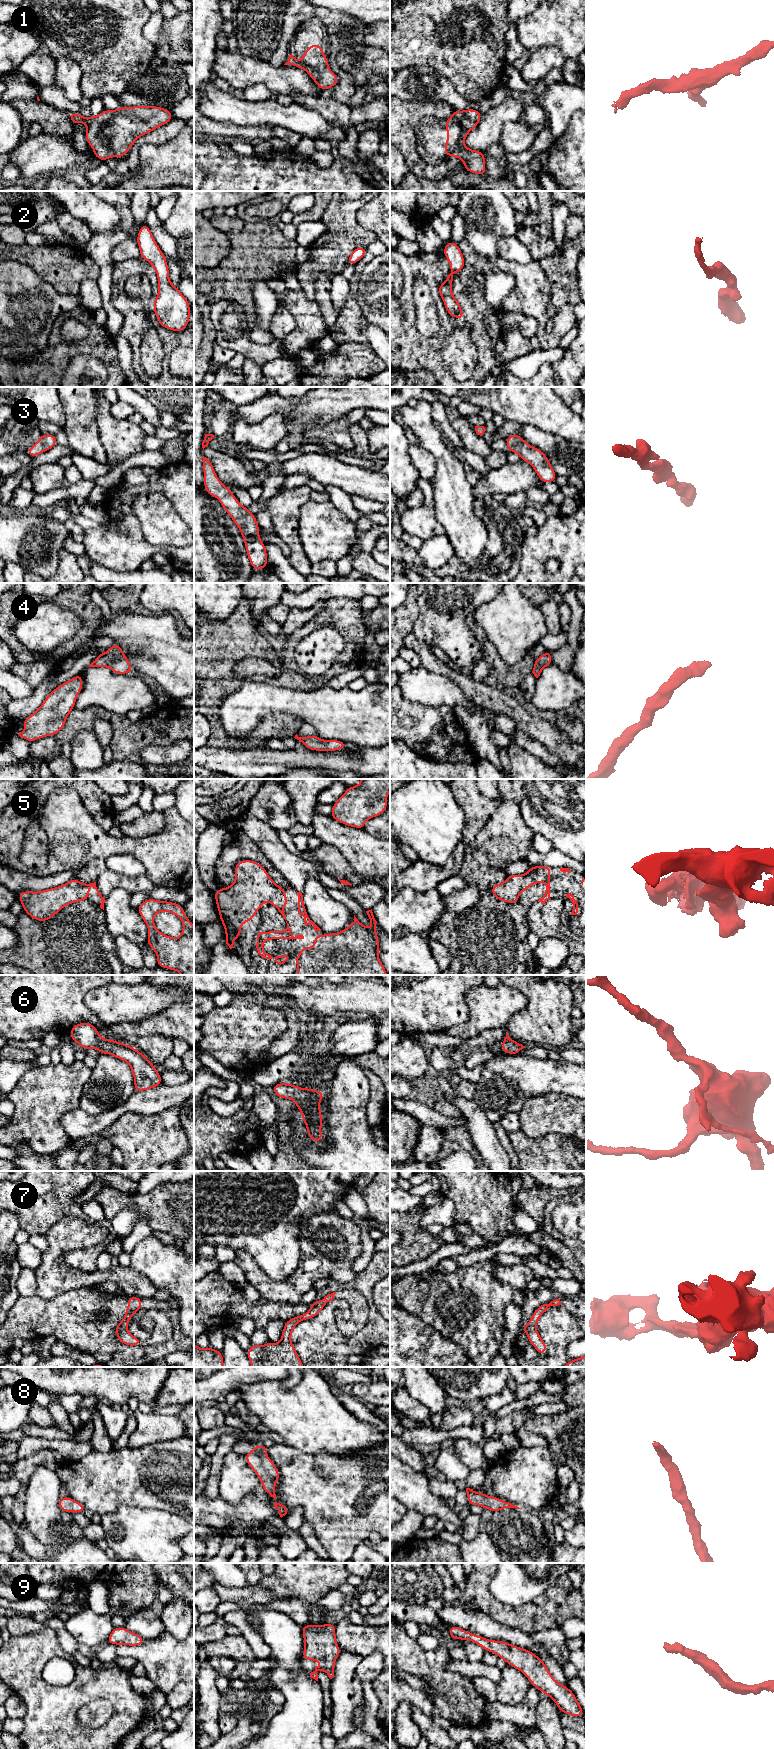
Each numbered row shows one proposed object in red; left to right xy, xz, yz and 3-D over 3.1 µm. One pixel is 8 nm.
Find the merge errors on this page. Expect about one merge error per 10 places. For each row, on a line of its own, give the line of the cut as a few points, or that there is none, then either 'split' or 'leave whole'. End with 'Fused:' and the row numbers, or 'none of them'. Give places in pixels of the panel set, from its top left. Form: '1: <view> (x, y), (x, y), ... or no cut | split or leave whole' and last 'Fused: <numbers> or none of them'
1: no cut | leave whole
2: no cut | leave whole
3: no cut | leave whole
4: no cut | leave whole
5: no cut | leave whole
6: no cut | leave whole
7: xy (124, 1318), (127, 1319) | split
8: no cut | leave whole
9: no cut | leave whole
Fused: 7

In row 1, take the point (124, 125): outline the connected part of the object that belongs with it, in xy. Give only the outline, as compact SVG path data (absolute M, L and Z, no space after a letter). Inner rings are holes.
M159 106L119 107L113 111L104 109L98 116L83 117L80 113L69 112L71 122L75 125L86 124L85 139L92 147L94 156L102 162L111 157L125 157L136 140L160 126L173 120L171 110Z

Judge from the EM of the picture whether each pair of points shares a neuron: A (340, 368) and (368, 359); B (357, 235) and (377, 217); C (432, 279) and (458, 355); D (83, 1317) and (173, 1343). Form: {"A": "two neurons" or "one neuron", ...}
{"A": "one neuron", "B": "two neurons", "C": "two neurons", "D": "one neuron"}

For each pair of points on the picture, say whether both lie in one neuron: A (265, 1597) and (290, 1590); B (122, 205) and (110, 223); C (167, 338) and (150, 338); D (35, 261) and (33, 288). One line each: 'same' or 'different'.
A: different
B: different
C: different
D: different

